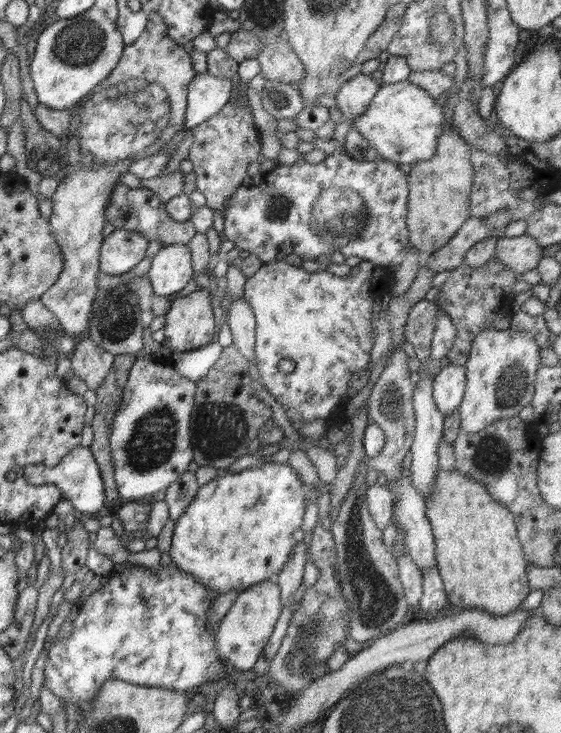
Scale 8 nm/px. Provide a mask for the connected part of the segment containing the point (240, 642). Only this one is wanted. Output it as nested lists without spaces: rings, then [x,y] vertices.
[[[273,580],[239,591],[236,601],[232,603],[226,616],[221,618],[218,630],[215,632],[218,654],[224,662],[230,663],[240,671],[254,669],[254,663],[274,632],[274,624],[281,615],[280,592],[280,587]]]

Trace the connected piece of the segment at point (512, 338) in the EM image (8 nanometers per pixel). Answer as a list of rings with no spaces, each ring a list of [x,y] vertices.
[[[488,327],[479,333],[472,340],[472,348],[464,365],[466,386],[458,408],[461,428],[467,433],[480,432],[494,421],[518,415],[524,406],[531,404],[537,370],[541,367],[541,348],[527,331]]]

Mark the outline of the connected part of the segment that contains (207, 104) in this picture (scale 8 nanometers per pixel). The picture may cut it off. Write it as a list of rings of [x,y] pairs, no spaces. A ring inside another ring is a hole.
[[[198,73],[190,82],[187,94],[187,110],[184,128],[193,130],[229,104],[232,82],[226,78],[217,78],[209,73]]]

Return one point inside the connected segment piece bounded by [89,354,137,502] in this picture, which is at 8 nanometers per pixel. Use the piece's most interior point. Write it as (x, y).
(109, 394)

